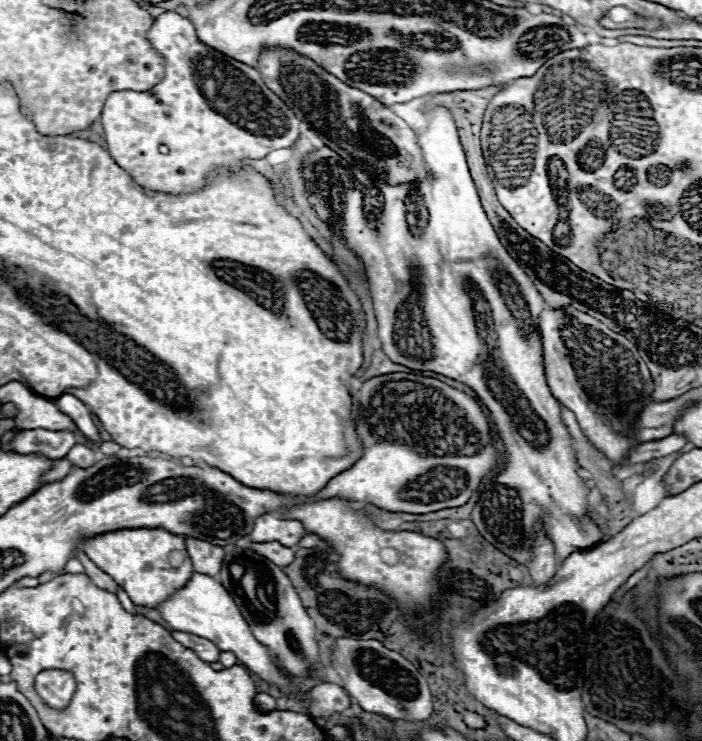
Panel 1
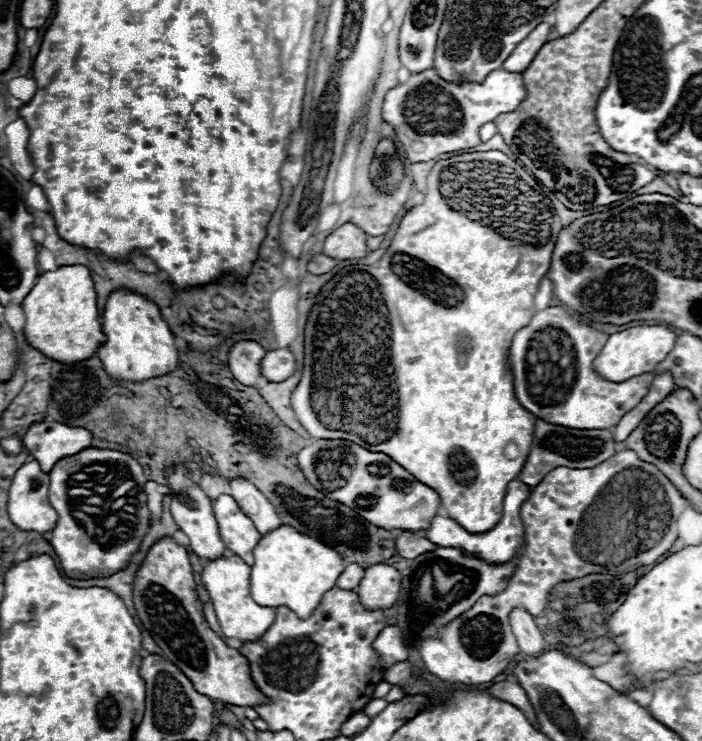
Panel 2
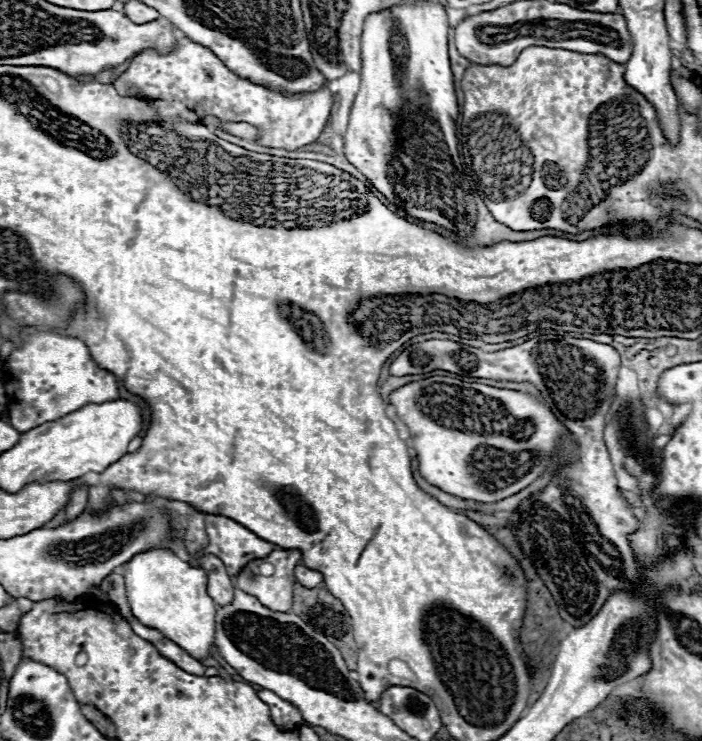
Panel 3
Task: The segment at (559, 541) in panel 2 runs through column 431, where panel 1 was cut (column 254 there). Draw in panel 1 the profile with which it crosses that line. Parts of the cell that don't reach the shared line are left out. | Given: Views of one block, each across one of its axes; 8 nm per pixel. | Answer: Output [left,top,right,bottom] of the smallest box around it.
[156,572,296,694]

